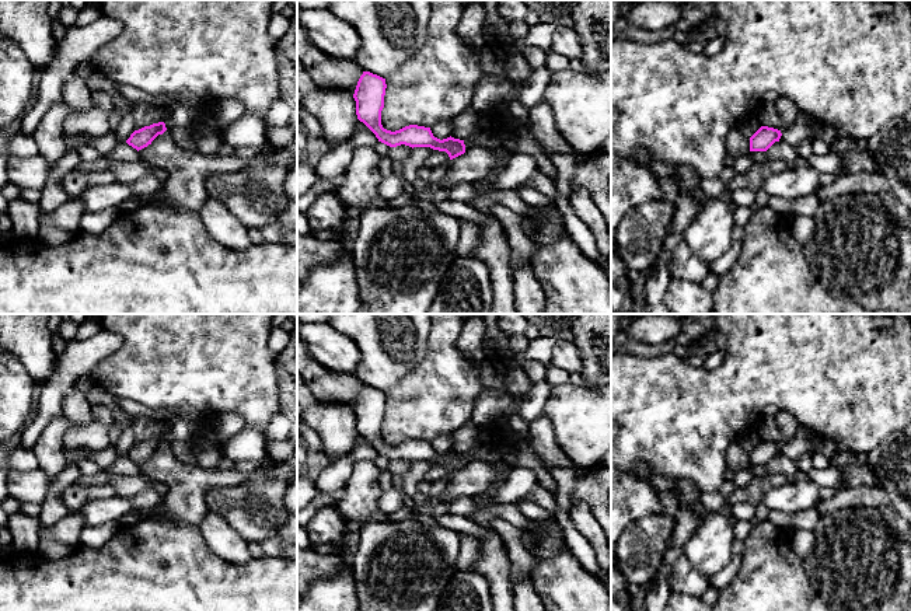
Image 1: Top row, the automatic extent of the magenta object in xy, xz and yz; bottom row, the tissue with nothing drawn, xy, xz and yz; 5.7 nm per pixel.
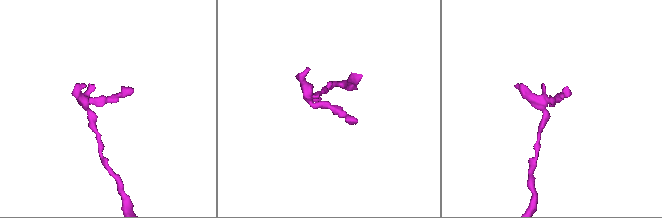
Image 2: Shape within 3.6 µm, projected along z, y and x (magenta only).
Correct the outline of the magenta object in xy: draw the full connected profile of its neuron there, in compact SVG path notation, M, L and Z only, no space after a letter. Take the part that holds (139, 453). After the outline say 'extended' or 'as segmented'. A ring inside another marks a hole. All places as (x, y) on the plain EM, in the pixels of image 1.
M164 436L153 437L150 440L144 440L139 444L135 444L126 454L126 457L139 465L151 458L151 455L158 448L163 448L165 444L167 441Z; as segmented

